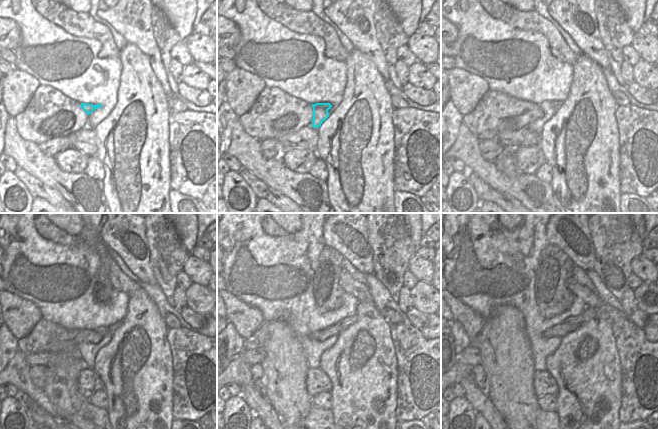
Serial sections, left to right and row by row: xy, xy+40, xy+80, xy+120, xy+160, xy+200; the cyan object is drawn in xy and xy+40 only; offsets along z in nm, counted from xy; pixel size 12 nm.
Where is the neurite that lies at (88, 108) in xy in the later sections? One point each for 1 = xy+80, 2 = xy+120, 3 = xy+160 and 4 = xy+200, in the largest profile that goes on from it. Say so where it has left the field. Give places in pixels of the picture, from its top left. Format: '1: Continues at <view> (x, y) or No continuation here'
1: Continues at xy+80 (549, 108)
2: Continues at xy+120 (110, 329)
3: Continues at xy+160 (345, 323)
4: Continues at xy+200 (589, 313).

